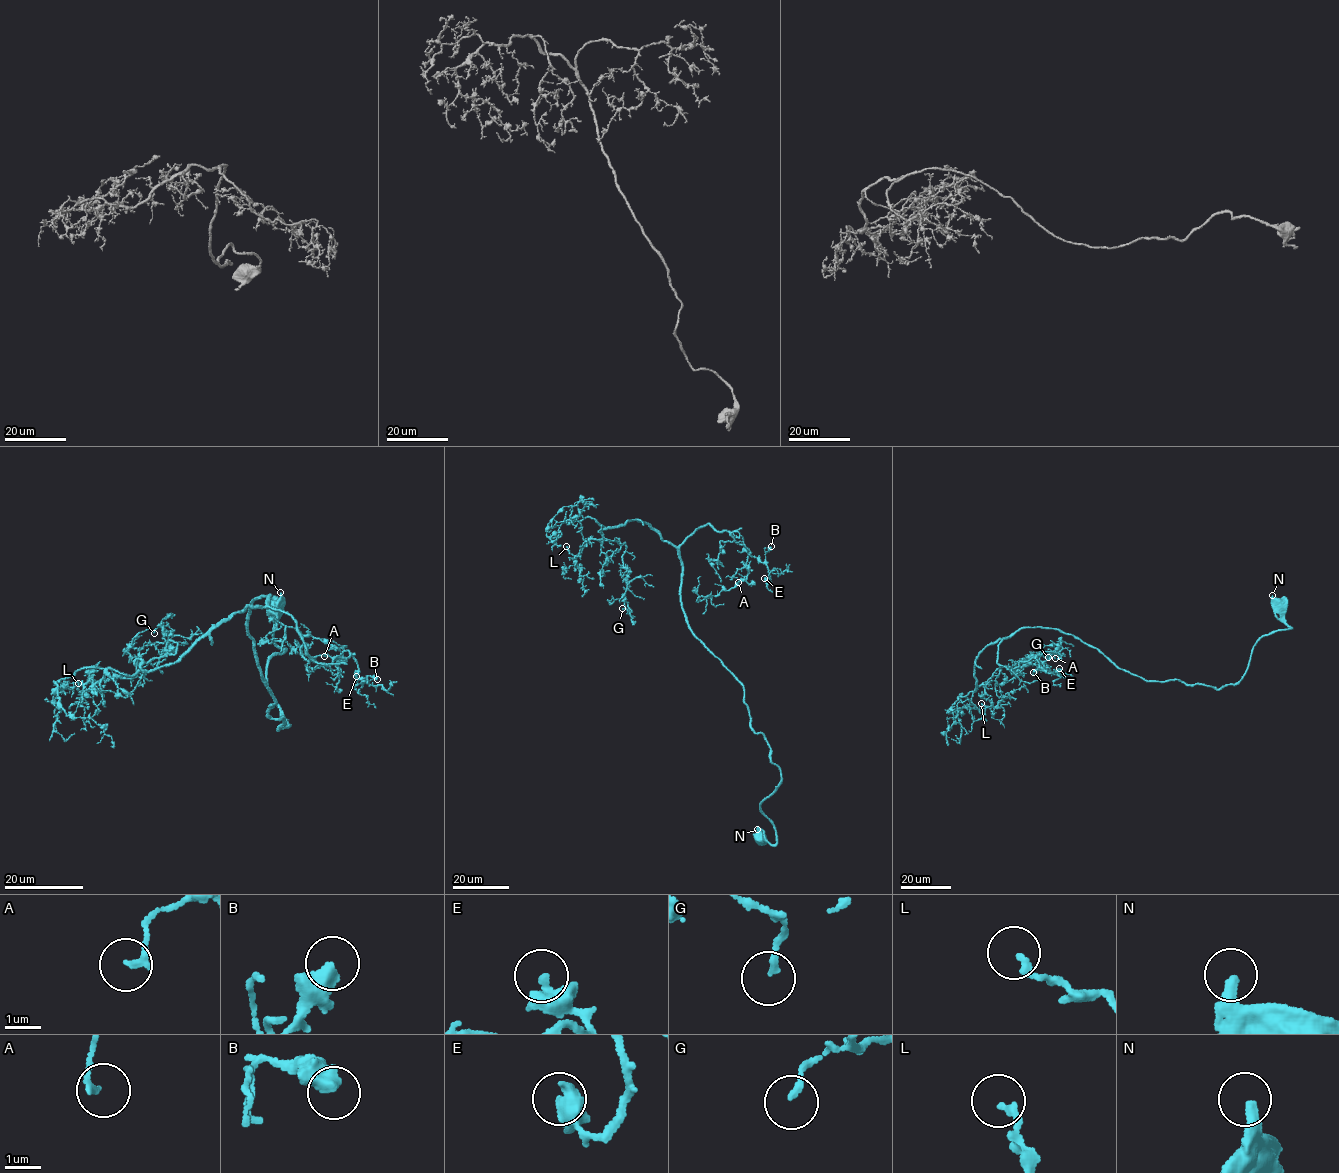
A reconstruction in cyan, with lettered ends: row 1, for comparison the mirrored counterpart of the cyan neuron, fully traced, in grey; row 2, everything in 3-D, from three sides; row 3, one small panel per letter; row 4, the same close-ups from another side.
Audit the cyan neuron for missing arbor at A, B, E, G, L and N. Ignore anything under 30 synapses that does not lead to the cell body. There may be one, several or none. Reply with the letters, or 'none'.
none

